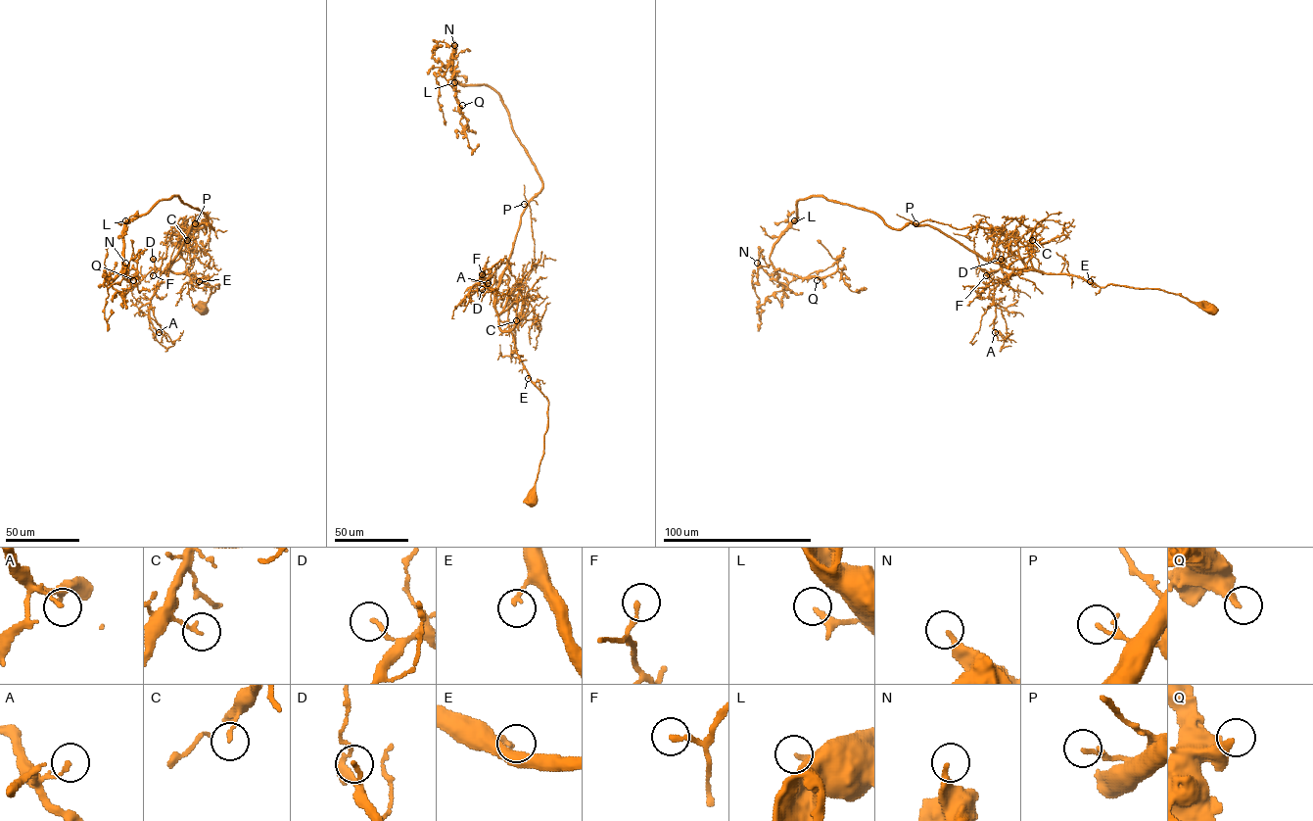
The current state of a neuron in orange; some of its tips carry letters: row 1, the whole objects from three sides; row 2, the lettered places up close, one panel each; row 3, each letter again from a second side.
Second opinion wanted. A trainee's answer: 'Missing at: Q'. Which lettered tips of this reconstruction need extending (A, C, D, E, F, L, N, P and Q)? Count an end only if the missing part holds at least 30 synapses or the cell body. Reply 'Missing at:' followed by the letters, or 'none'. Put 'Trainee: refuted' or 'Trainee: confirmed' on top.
Trainee: confirmed
Missing at: Q

